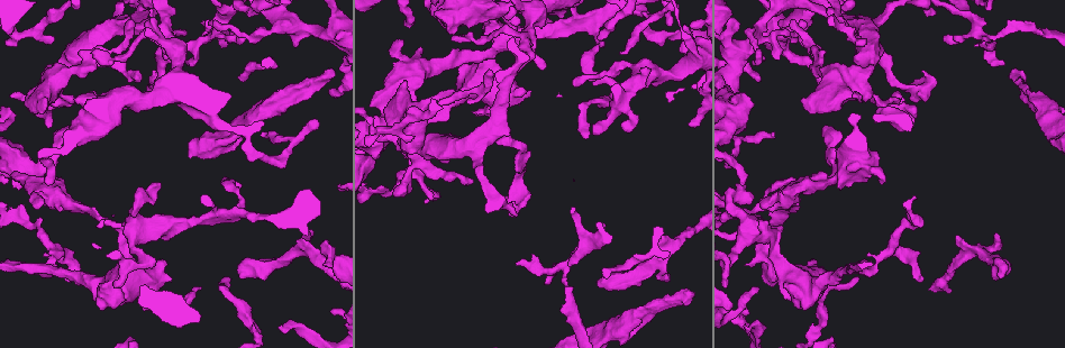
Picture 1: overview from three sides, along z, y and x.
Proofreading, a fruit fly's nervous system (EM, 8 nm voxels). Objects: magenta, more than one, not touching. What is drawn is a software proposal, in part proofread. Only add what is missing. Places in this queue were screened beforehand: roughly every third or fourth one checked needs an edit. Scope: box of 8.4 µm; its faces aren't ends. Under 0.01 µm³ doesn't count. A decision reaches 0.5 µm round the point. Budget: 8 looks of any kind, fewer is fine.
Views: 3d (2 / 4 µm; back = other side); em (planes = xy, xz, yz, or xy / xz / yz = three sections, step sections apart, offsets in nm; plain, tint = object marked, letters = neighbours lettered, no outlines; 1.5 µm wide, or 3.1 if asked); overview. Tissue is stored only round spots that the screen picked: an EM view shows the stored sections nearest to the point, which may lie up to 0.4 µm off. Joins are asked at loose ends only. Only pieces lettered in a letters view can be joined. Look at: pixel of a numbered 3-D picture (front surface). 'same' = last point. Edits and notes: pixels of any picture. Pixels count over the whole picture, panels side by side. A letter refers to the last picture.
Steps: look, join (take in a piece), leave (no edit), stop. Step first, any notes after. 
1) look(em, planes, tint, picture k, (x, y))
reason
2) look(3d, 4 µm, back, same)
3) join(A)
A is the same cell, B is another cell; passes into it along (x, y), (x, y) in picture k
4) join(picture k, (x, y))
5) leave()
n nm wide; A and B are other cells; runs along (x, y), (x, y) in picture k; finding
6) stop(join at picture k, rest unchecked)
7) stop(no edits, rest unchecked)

look(em, xy, step 8, tint, picture 1, (995, 232))
an open end

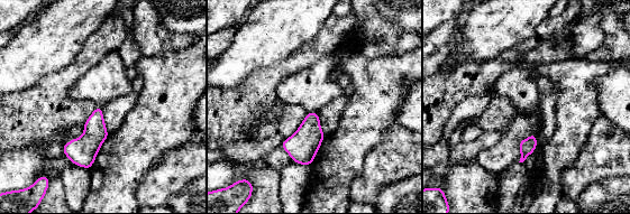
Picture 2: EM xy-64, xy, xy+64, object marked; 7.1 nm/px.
look(em, planes, letters, same)

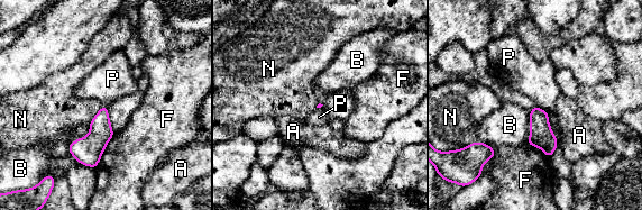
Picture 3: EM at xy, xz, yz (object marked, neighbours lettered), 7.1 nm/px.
leave()
A, B, F, N and P are other cells; border along (534, 104), (548, 113) in picture 3; none of them fits

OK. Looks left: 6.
look(em, planes, letters, picture 1, (590, 134))
free end

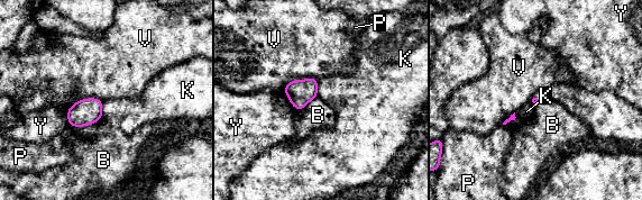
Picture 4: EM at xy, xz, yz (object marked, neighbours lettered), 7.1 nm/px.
leave()
B, K, P, V and Y are other cells; border along (103, 102), (101, 118) in picture 4; no lettered piece goes on from it

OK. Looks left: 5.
look(em, yz, step 8, letters, picture 1, (517, 264))
branch stops here

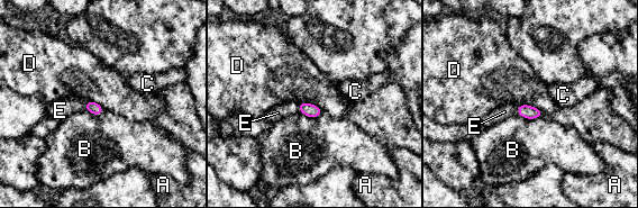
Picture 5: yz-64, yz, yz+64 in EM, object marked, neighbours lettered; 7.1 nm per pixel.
join(E)
E is the same cell, A, B, C and D are other cells; passes into it along (94, 108), (85, 106), (60, 110) in picture 5; the neuron continues

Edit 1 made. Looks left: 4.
stop(join at picture 5, rest unchecked)

